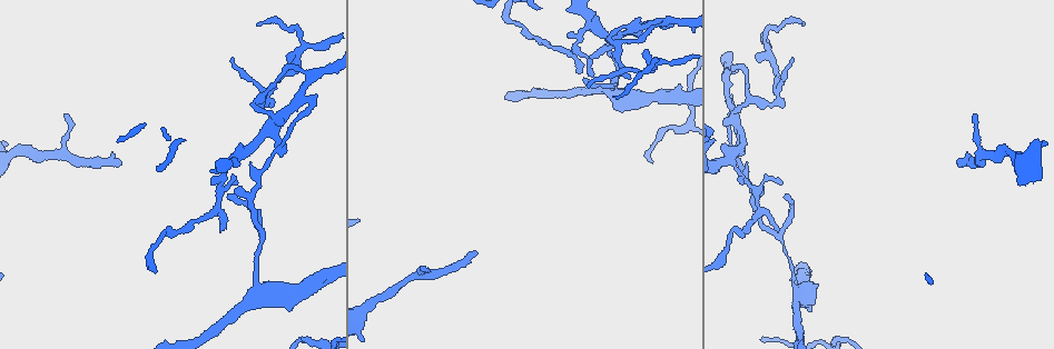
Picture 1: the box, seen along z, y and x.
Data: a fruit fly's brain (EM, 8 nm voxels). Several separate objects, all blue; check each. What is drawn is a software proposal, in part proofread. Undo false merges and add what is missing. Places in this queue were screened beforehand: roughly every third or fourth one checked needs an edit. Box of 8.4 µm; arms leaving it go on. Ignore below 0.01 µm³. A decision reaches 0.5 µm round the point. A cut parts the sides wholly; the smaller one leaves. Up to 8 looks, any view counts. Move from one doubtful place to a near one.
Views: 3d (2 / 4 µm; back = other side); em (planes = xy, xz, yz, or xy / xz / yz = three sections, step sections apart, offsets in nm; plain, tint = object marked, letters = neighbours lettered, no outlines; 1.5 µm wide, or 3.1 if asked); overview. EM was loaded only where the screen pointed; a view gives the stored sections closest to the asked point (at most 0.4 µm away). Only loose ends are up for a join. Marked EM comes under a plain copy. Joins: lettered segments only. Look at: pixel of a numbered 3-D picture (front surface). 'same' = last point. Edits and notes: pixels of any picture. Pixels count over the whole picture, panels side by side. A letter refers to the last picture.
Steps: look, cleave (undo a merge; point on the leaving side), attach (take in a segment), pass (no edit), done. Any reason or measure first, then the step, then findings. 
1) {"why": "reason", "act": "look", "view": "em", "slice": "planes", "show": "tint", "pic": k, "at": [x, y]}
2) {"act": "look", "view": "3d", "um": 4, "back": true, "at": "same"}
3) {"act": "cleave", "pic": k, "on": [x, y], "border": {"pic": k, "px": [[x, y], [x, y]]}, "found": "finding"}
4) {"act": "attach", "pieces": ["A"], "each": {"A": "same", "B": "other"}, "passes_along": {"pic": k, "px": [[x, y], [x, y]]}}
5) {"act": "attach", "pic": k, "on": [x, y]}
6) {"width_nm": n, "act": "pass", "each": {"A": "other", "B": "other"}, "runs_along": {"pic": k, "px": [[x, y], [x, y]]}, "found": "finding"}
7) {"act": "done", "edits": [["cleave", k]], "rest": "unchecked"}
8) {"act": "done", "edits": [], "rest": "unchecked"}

{"why": "abrupt turn", "act": "look", "view": "em", "slice": "planes", "show": "tint", "pic": 1, "at": [752, 196]}

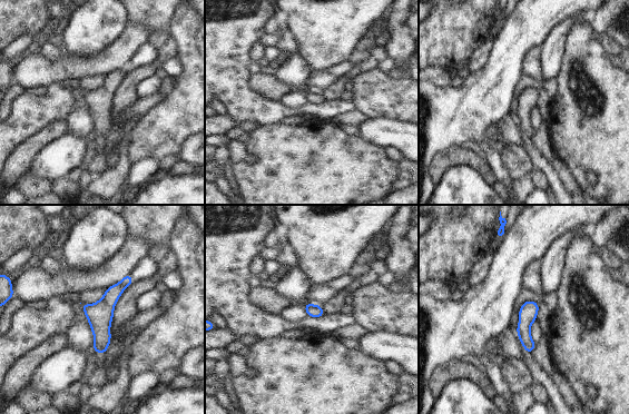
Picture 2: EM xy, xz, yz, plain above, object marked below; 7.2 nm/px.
{"act": "look", "view": "em", "slice": "planes", "show": "letters", "at": "same"}

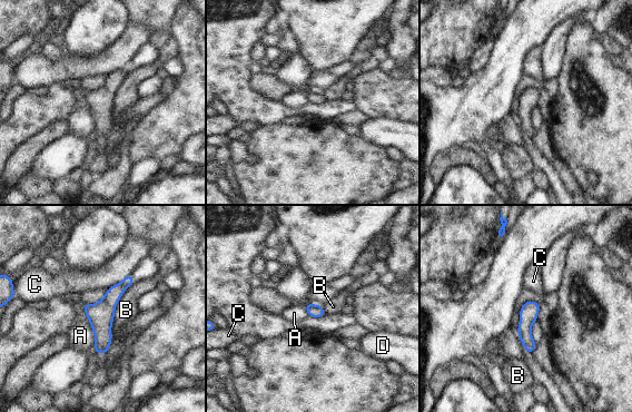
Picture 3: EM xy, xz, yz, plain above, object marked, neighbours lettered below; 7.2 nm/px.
{"width_nm": 130, "act": "pass", "each": {"A": "other", "B": "other", "C": "other", "D": "other"}, "runs_along": {"pic": 3, "px": [[129, 278], [102, 312], [98, 349]]}, "found": "continuous, no second neuron"}

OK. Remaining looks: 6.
{"why": "an open end", "act": "look", "view": "em", "slice": "planes", "show": "letters", "pic": 1, "at": [473, 252]}

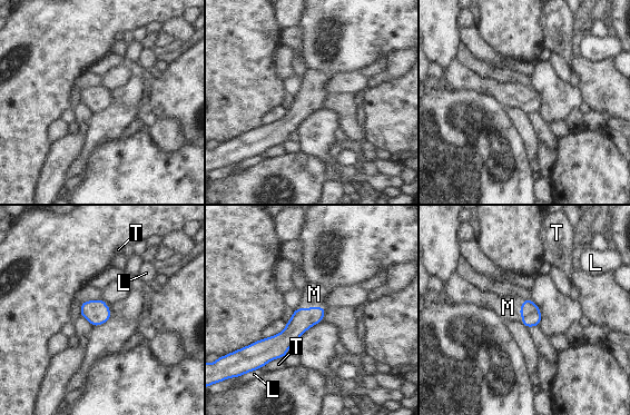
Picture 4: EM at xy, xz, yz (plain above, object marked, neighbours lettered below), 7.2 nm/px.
{"width_nm": 140, "act": "attach", "pic": 4, "on": [314, 294], "each": {"L": "other", "M": "same", "T": "other"}, "found": "it goes on there"}

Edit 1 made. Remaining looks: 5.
{"act": "look", "view": "overview"}

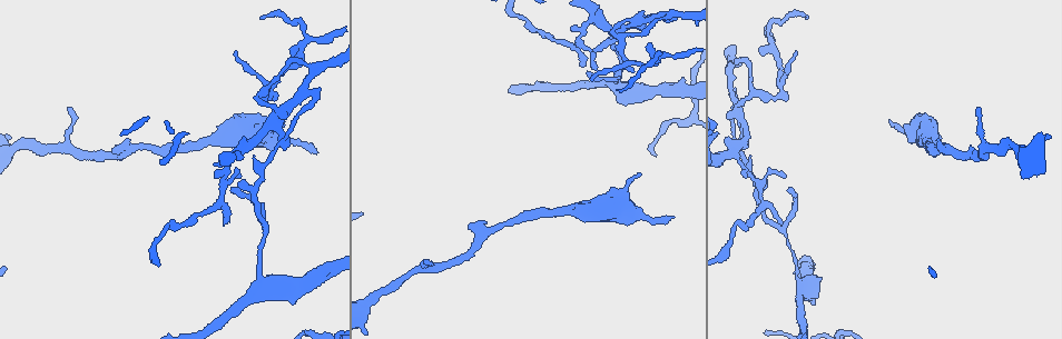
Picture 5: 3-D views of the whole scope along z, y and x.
{"why": "a fork", "act": "look", "view": "3d", "um": 4, "pic": 5, "at": [624, 64]}

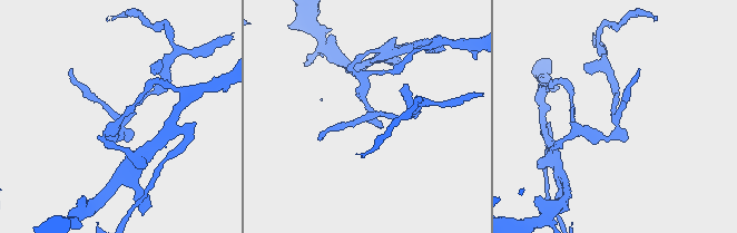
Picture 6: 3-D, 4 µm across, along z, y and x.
{"act": "look", "view": "em", "slice": "planes", "show": "letters", "pic": 6, "at": [372, 119]}

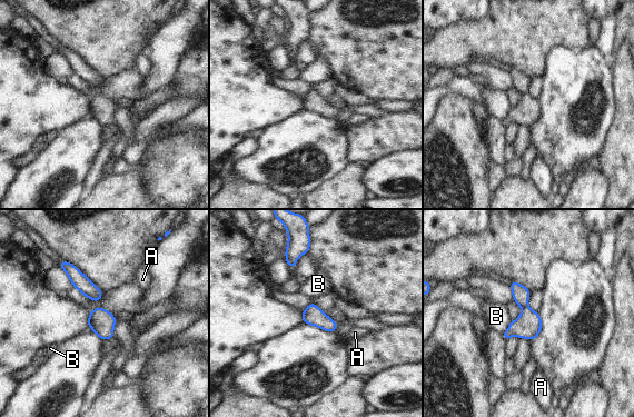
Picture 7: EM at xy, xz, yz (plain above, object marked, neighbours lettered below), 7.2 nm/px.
{"width_nm": 140, "act": "pass", "each": {"A": "other", "B": "other"}, "border": {"pic": 7, "px": [[512, 320], [502, 335]]}, "found": "continuous, no second neuron"}

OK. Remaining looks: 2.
{"act": "done", "edits": [["attach", 4]], "rest": "unchecked"}

